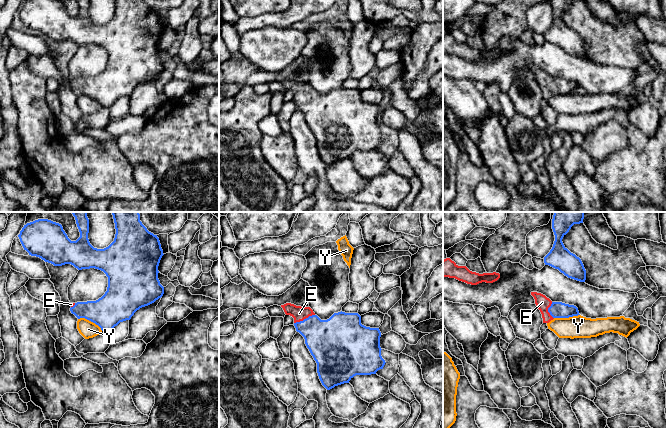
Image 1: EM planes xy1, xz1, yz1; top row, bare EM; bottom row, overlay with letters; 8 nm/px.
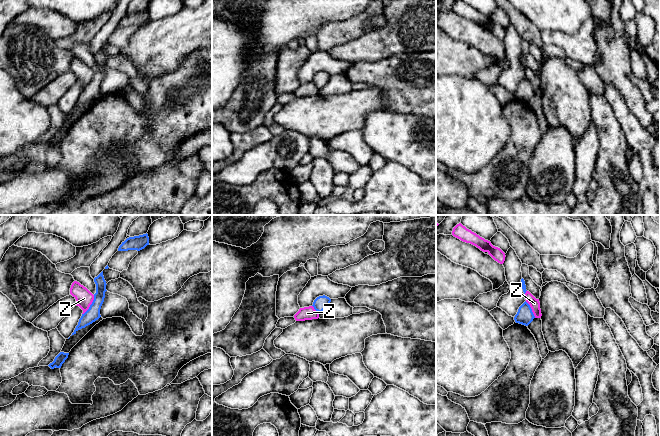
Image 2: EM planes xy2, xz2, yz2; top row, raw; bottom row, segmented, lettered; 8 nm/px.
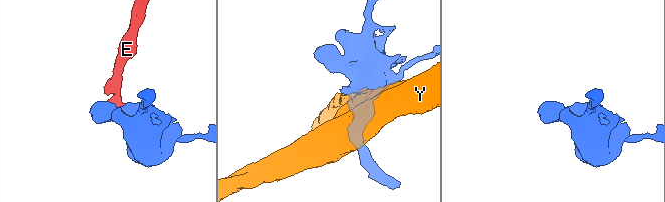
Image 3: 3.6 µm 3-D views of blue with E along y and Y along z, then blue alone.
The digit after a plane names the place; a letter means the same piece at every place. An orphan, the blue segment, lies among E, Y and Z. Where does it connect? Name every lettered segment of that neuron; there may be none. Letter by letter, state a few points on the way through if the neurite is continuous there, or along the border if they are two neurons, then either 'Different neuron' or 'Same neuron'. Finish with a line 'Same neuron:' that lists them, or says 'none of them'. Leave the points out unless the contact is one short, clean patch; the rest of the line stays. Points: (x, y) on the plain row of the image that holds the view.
E: Path across: xz1 (327, 116), (304, 95), (299, 89). Same neuron
Y: Different neuron
Z: Boundary: xy2 (94, 71), (92, 79), (82, 90). Different neuron
Same neuron: E

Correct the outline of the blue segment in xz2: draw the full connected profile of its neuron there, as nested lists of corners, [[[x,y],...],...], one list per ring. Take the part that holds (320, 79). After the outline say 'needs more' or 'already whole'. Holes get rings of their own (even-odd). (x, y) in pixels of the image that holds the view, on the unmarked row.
[[[325,71],[317,73],[313,78],[313,83],[319,89],[325,86],[331,78],[331,75]]]; already whole

